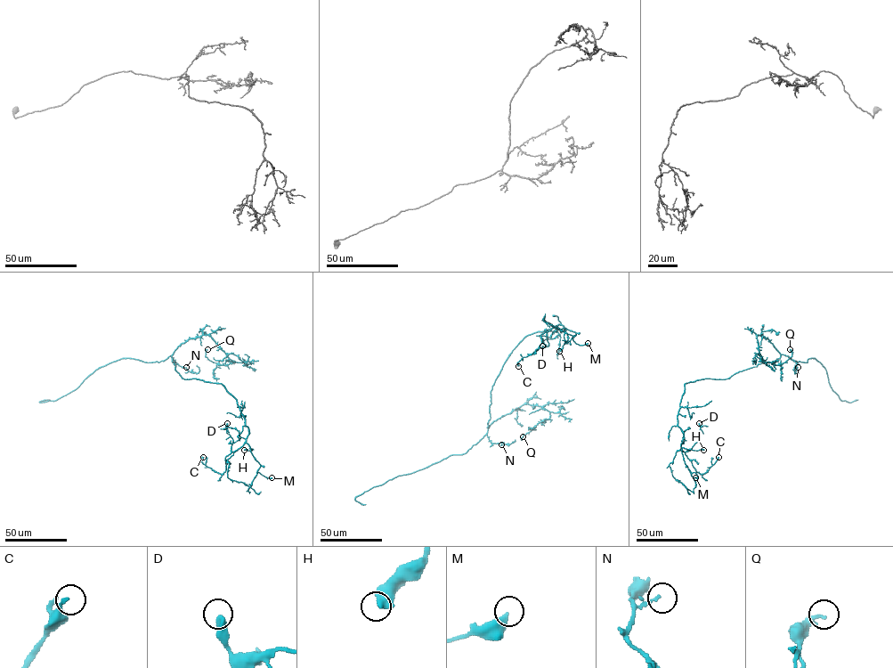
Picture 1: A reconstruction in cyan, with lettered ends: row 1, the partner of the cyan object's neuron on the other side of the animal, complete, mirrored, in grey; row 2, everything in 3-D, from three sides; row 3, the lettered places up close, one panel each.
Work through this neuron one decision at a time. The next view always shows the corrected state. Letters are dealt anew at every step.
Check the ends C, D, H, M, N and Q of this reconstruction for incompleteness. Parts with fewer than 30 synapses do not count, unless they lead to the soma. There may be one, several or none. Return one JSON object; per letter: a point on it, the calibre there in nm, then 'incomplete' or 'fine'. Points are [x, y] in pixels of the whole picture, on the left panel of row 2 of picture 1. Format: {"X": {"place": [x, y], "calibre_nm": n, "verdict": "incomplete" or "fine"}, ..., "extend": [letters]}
{"C": {"place": [203, 457], "calibre_nm": 180, "verdict": "fine"}, "D": {"place": [227, 423], "calibre_nm": 440, "verdict": "fine"}, "H": {"place": [244, 450], "calibre_nm": 500, "verdict": "fine"}, "M": {"place": [271, 477], "calibre_nm": 440, "verdict": "fine"}, "N": {"place": [186, 367], "calibre_nm": 80, "verdict": "fine"}, "Q": {"place": [207, 349], "calibre_nm": 240, "verdict": "fine"}, "extend": []}

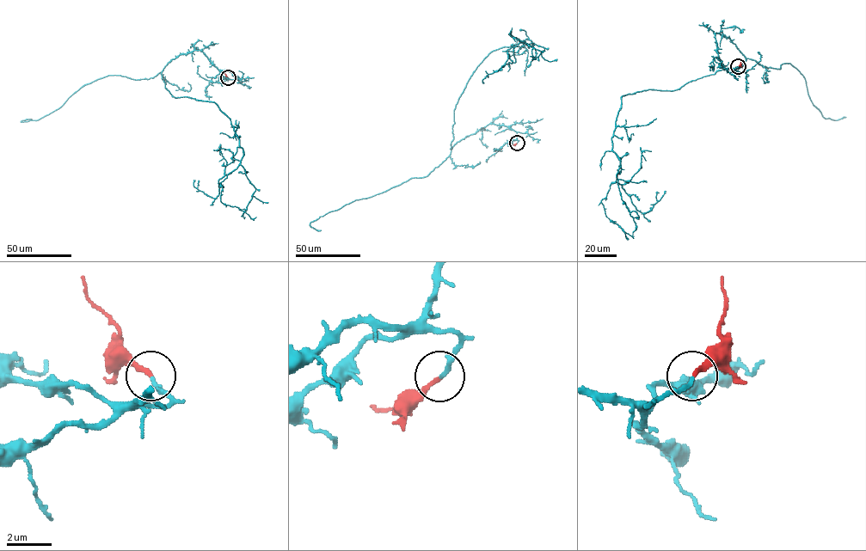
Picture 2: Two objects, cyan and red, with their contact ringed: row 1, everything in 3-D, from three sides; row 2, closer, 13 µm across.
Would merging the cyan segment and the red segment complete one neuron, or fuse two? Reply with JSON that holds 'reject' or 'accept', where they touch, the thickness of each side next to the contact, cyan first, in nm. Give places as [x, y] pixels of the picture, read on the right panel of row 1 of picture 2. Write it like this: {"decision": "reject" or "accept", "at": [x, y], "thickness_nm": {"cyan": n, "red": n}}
{"decision": "accept", "at": [738, 66], "thickness_nm": {"cyan": 190, "red": 200}}

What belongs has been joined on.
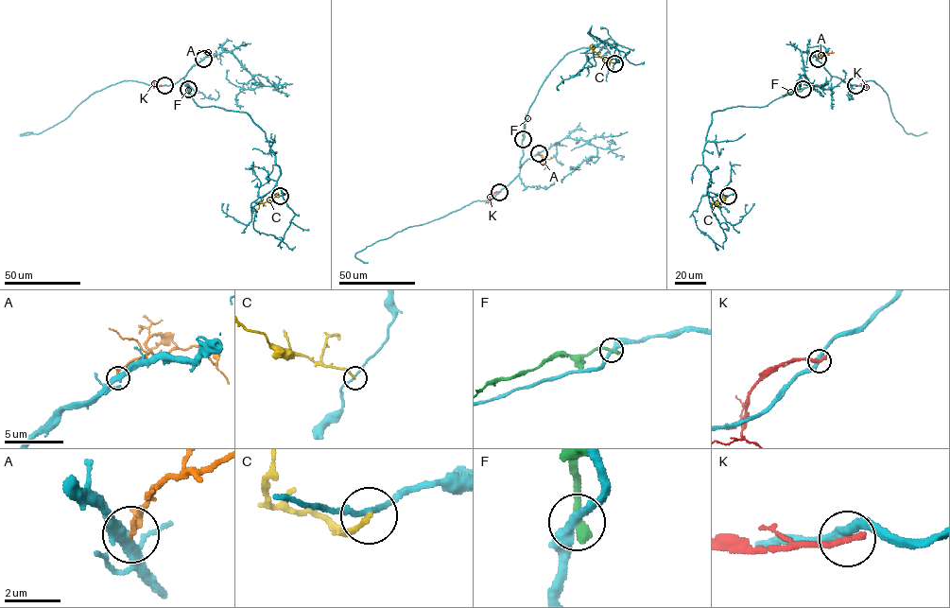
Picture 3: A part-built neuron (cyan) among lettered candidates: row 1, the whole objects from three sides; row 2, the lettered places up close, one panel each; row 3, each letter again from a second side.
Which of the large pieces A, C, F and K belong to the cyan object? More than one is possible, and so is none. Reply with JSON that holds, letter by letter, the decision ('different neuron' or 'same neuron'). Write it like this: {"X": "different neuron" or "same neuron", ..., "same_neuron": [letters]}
{"A": "same neuron", "C": "different neuron", "F": "different neuron", "K": "different neuron", "same_neuron": ["A"]}

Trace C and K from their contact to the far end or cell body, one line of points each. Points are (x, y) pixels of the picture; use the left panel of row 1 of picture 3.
C: (280, 196), (258, 202)
K: (164, 85), (149, 86)

